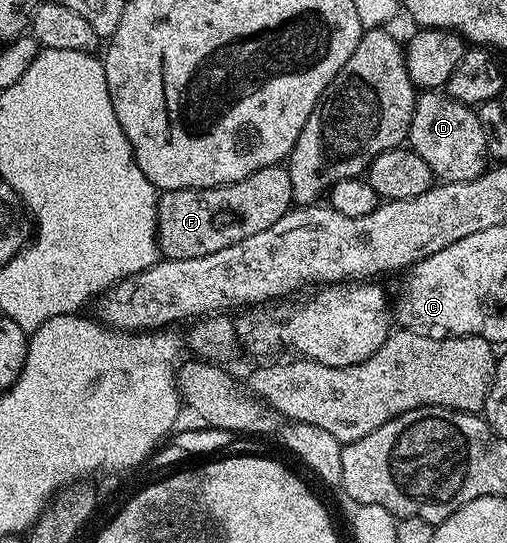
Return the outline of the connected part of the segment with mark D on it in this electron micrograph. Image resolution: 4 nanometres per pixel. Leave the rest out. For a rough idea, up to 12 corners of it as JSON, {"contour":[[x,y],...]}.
{"contour":[[444,92],[417,97],[406,142],[441,183],[490,162],[477,111]]}

